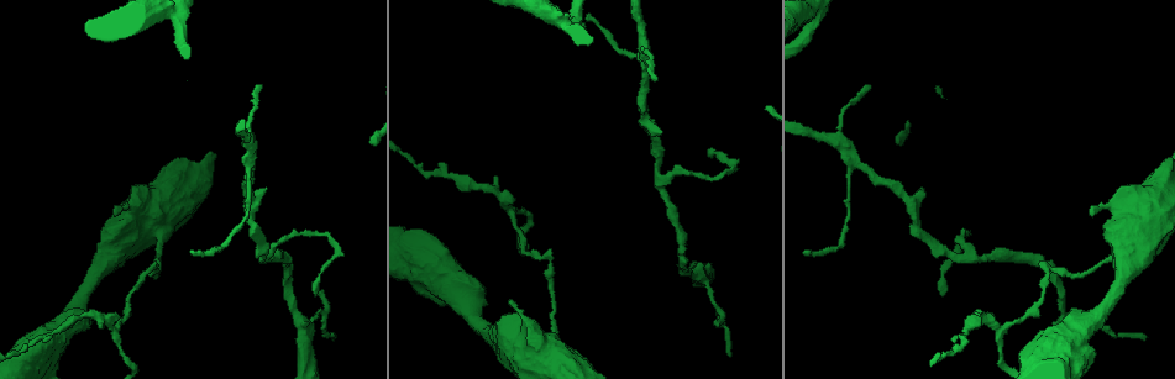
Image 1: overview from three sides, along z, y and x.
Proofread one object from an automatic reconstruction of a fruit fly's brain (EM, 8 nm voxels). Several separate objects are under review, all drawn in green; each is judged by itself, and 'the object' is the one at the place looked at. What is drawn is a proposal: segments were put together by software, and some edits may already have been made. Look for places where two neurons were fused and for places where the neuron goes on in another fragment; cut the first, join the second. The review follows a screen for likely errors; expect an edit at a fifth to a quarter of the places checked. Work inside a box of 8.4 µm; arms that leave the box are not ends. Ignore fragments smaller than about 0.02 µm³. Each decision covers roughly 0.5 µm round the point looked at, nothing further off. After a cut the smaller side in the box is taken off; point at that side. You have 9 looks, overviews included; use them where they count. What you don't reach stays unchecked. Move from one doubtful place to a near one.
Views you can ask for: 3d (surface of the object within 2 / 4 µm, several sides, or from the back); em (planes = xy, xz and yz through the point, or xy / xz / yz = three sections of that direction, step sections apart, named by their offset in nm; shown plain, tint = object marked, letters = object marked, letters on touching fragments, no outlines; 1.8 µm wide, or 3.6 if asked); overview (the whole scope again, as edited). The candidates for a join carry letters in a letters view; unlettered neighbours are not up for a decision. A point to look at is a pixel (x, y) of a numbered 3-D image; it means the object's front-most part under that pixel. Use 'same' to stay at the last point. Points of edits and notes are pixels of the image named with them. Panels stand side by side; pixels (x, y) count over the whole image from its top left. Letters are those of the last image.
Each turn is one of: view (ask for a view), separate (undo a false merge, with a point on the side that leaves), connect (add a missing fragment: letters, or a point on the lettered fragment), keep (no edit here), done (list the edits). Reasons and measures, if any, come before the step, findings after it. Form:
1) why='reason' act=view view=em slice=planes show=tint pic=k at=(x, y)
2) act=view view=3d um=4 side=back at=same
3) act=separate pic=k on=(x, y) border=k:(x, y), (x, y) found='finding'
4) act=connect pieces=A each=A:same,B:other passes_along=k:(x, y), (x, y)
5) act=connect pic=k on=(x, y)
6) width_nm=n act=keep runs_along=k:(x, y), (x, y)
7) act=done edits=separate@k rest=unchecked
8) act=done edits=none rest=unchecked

why='sharp bend' act=view view=3d um=2 pic=1 at=(716, 304)

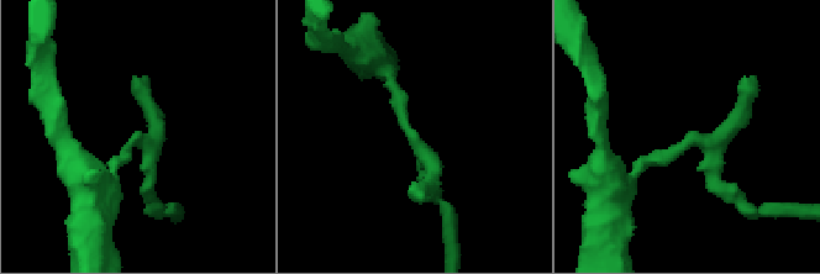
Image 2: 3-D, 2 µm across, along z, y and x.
act=view view=em slice=planes show=plain pic=2 at=(135, 144)

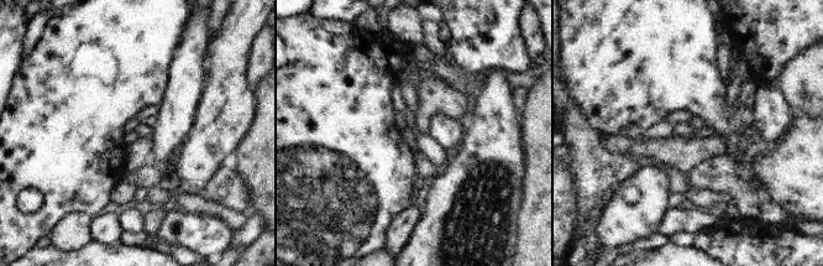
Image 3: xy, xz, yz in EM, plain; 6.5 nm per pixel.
act=view view=em slice=planes show=letters at=same

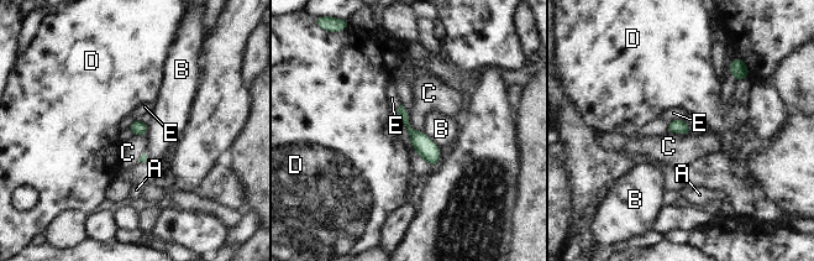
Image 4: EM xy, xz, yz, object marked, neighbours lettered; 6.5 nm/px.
act=keep each=A:other,B:other,C:other,D:other,E:other border=4:(408, 111), (408, 123), (423, 131) found='one neuron here'

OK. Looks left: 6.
why='sharp bend' act=view view=3d um=2 pic=1 at=(1049, 266)

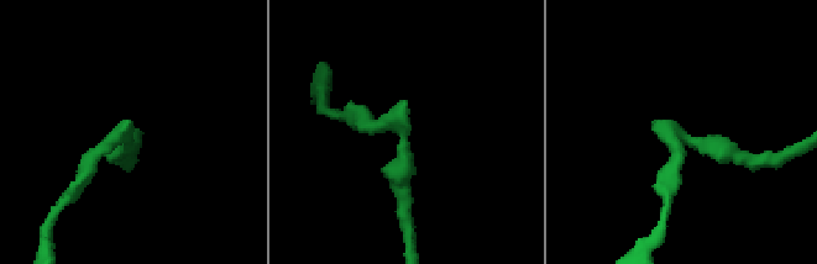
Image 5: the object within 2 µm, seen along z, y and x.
why='now the EM' act=view view=em slice=planes show=letters pic=5 at=(394, 122)

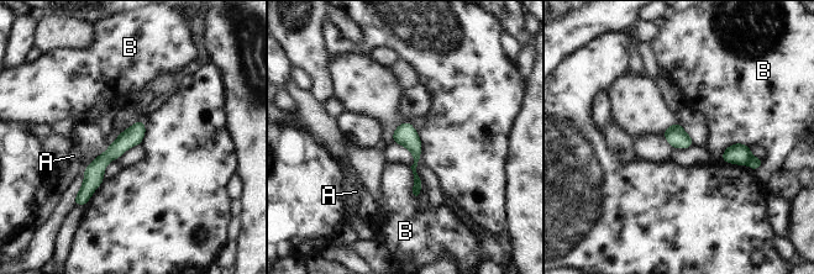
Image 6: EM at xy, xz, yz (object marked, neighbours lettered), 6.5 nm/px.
width_nm=130 longest_contact=B:220nm act=separate pic=6 on=(738, 153) each=A:other,B:other found='two neurons meet here'

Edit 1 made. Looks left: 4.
why='see it whole again' act=view view=overview

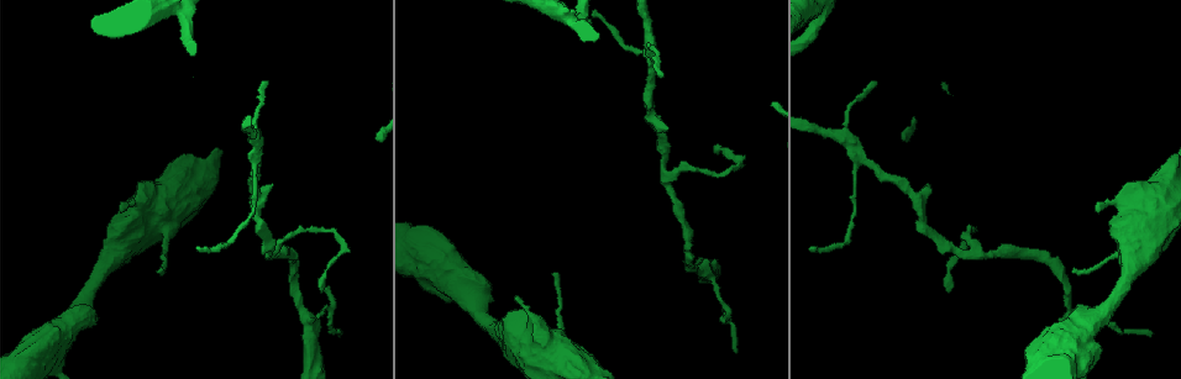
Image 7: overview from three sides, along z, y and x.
why='sharp bend' act=view view=em slice=planes show=letters pic=7 at=(981, 254)

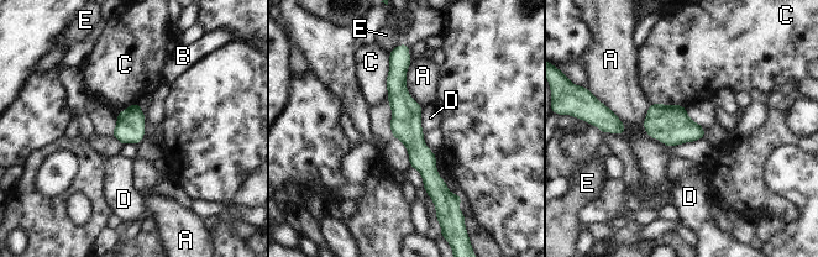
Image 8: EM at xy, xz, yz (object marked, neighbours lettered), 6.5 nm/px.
width_nm=190 act=keep each=A:other,B:other,C:other,D:other,E:other border=8:(145, 114), (145, 136), (136, 145) found='one neuron here'

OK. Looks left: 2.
act=done edits=separate@6 rest=unchecked

